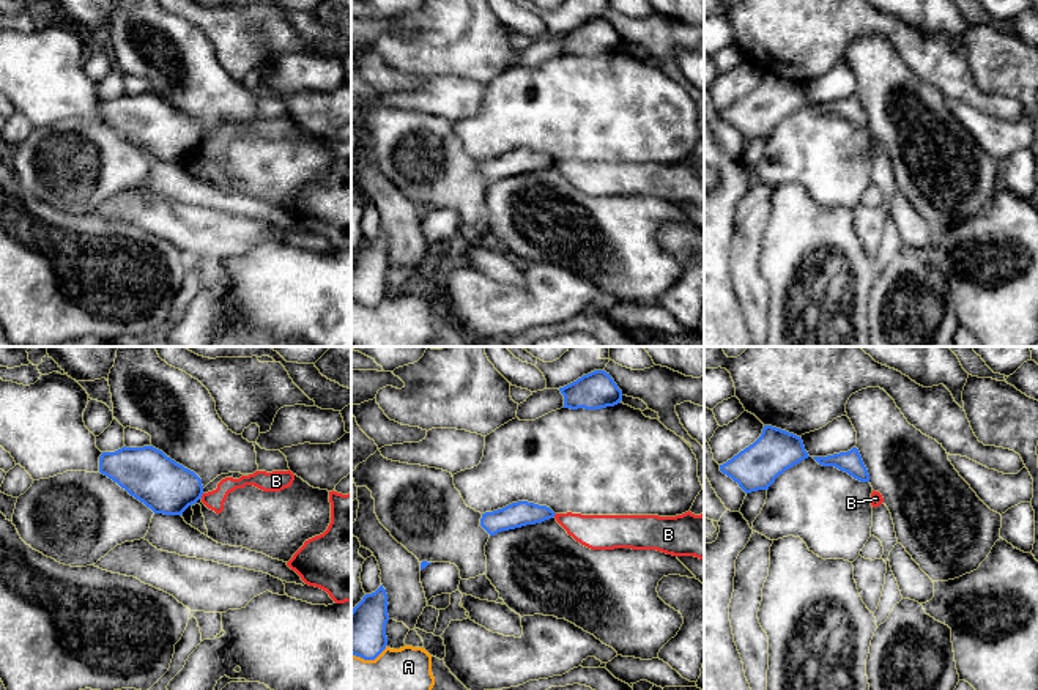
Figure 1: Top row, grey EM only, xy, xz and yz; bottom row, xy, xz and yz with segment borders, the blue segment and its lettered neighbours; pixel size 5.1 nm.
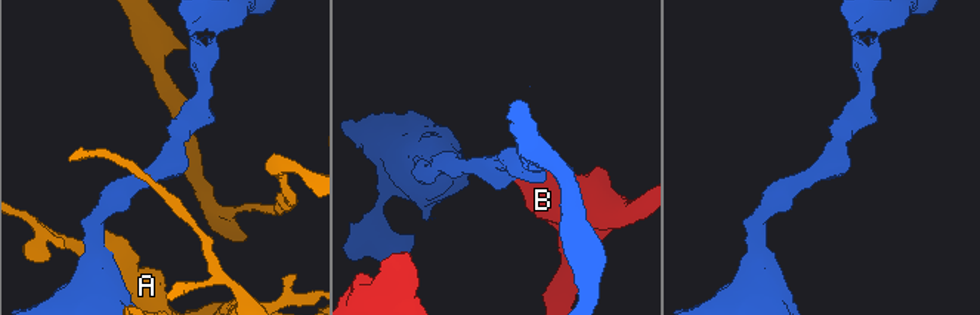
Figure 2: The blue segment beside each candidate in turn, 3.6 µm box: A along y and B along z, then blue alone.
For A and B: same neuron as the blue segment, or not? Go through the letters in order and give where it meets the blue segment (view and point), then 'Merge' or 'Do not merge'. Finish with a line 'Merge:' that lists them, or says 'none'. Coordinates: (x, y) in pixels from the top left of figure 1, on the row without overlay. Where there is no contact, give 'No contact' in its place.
A: Touches blue at xz (369, 306). Do not merge
B: Touches blue at xy (202, 140). Do not merge
Merge: none

